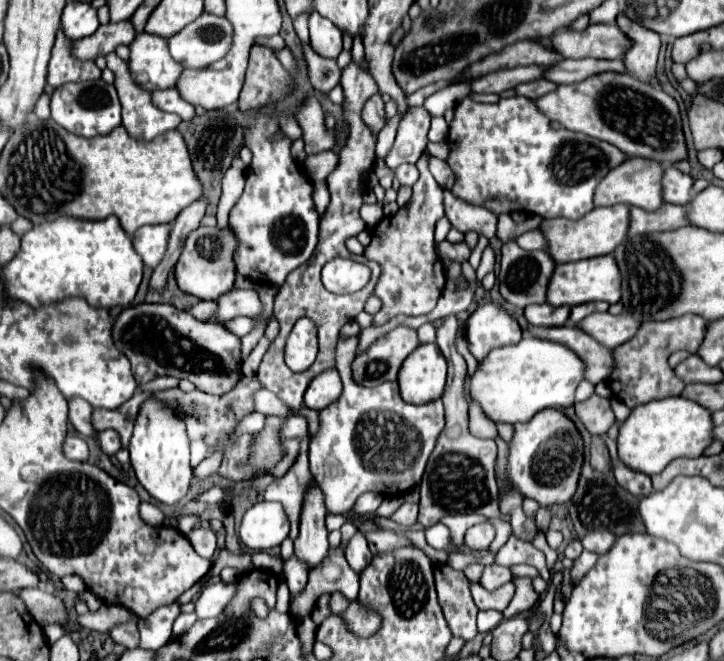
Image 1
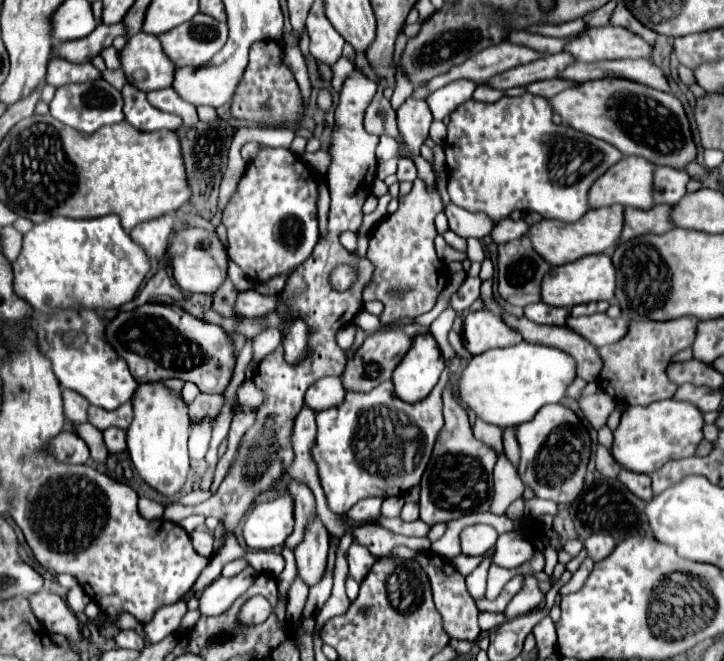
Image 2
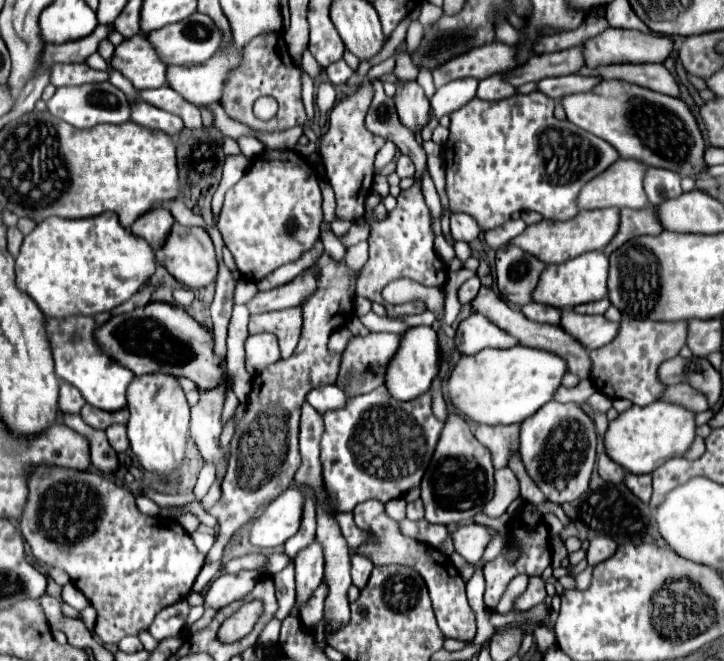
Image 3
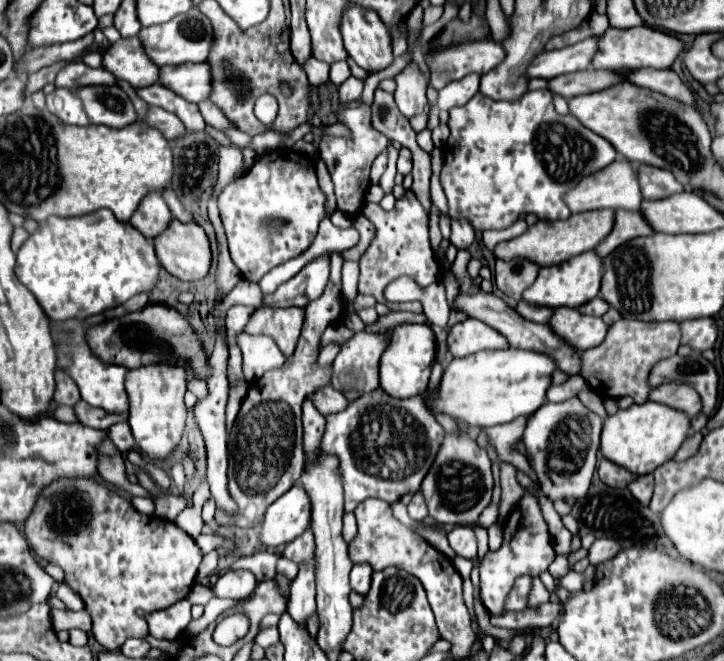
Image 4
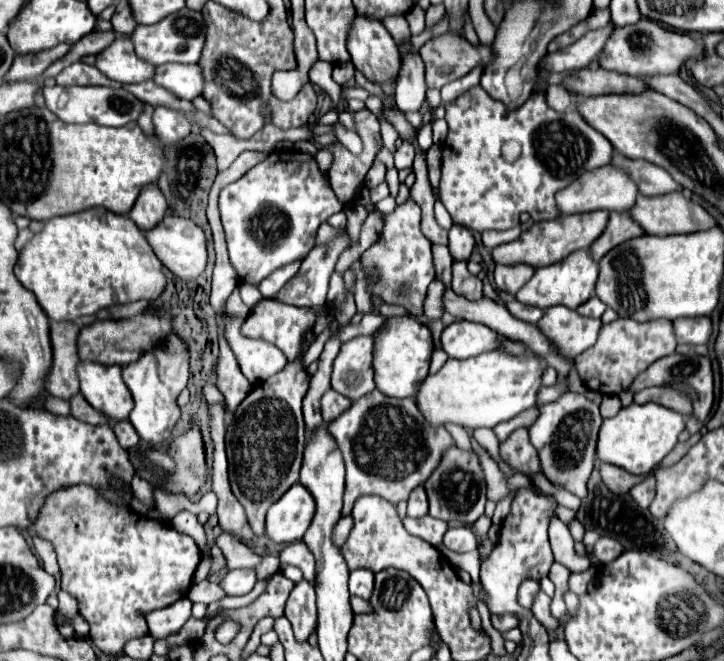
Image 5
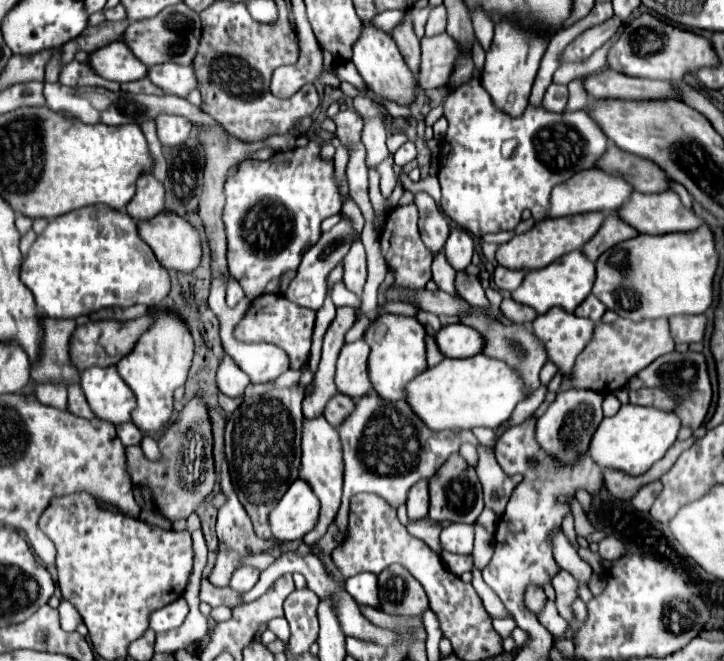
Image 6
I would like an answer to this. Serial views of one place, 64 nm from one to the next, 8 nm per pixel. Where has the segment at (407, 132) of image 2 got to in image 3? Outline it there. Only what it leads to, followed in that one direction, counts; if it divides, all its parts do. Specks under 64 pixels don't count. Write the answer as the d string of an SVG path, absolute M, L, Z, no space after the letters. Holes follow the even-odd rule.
M408 82L396 90L396 110L400 116L400 122L412 130L412 134L418 134L424 130L424 126L430 122L430 102L424 96L422 88L416 82ZM426 169L422 176L421 184L425 202L428 208L430 208L430 212L432 214L432 229L434 232L434 236L437 237L442 234L440 218L442 209L440 198L437 194L436 188L431 179L428 169Z

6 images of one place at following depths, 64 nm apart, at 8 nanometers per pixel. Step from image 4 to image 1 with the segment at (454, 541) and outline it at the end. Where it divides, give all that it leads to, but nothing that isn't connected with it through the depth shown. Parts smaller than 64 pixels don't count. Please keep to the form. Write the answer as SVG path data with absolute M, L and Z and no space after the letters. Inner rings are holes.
M476 524L472 526L466 536L464 536L464 544L474 548L474 550L482 550L482 548L488 548L494 540L494 526L484 526L484 524Z

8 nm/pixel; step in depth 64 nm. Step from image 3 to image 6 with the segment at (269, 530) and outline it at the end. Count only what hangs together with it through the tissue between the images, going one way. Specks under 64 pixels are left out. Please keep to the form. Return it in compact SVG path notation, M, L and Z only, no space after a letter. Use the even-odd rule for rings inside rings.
M296 480L268 516L272 538L280 542L302 540L304 534L314 528L318 510L320 502L312 488L304 480Z

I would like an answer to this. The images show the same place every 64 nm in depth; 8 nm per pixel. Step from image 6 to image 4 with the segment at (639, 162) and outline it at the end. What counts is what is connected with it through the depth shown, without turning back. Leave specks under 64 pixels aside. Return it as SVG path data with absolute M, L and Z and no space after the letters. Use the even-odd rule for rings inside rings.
M648 164L638 166L638 180L646 200L662 200L682 190L682 184L676 182L672 172L662 168L652 168Z

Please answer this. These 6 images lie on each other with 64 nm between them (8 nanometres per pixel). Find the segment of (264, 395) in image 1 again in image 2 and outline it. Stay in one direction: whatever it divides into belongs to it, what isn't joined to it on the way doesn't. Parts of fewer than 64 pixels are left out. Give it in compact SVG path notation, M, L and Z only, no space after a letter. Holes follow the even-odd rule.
M248 378L240 386L242 386L242 388L238 388L240 390L240 404L244 408L260 408L260 404L264 402L264 392L258 390L252 380L248 382Z

